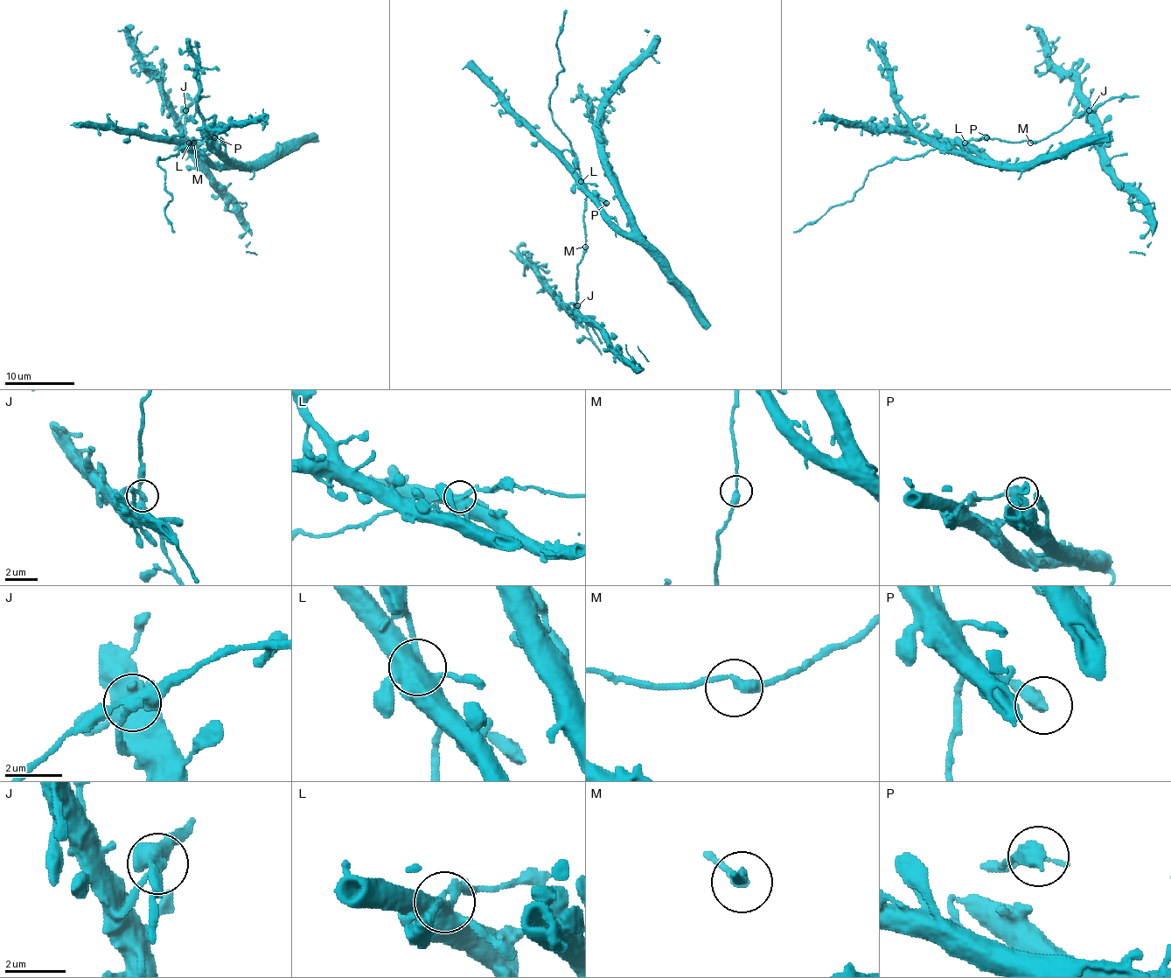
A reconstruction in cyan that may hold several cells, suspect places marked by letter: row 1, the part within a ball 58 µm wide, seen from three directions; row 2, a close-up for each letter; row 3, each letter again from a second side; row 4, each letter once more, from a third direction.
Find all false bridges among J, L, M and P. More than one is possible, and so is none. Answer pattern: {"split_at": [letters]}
{"split_at": ["J", "L"]}

